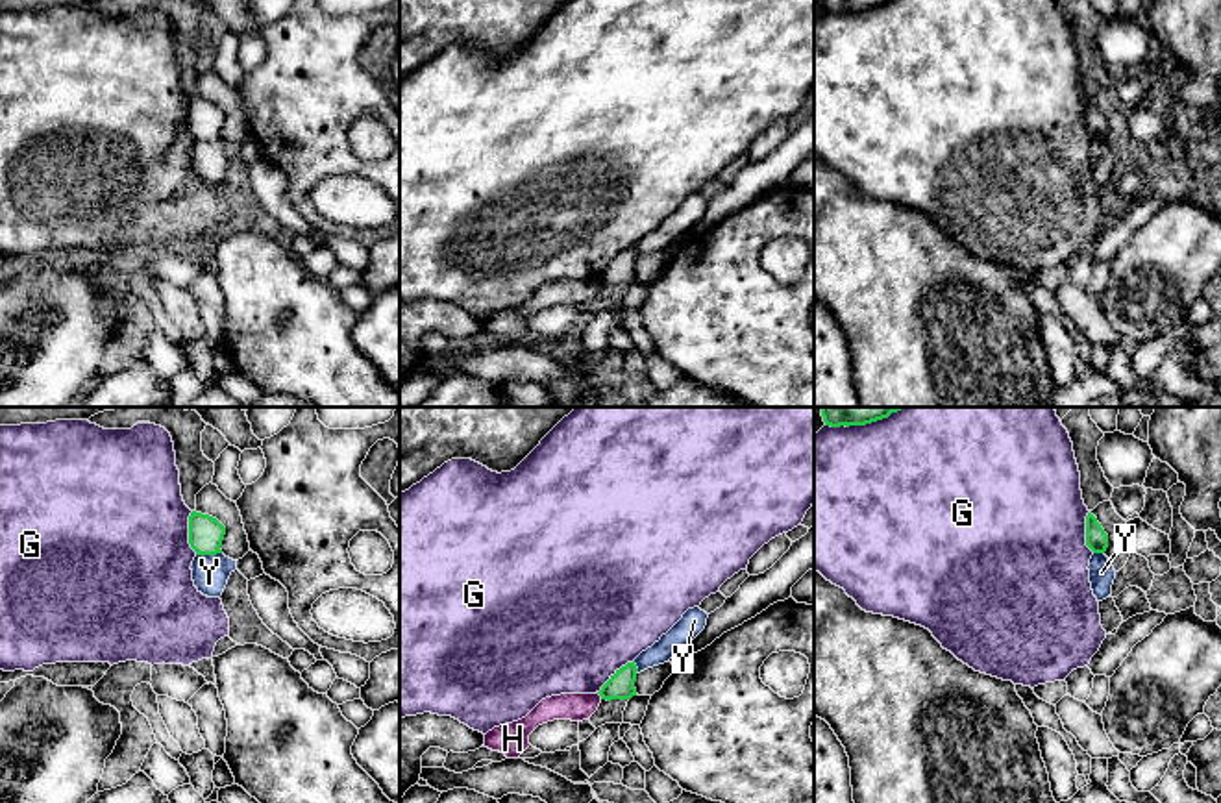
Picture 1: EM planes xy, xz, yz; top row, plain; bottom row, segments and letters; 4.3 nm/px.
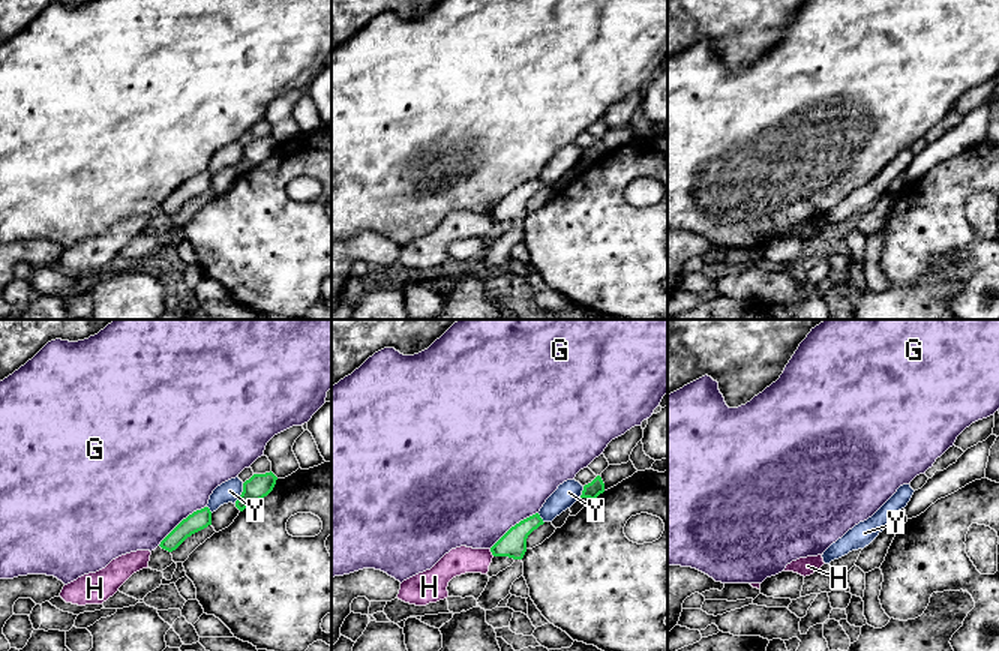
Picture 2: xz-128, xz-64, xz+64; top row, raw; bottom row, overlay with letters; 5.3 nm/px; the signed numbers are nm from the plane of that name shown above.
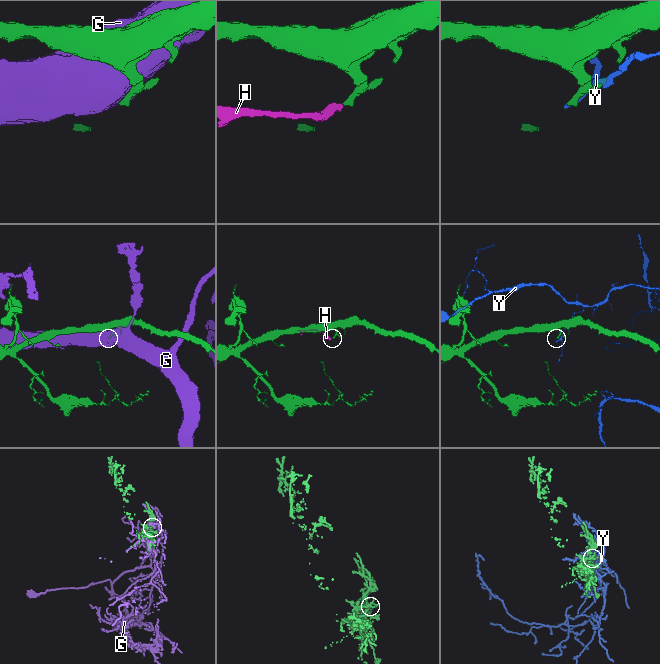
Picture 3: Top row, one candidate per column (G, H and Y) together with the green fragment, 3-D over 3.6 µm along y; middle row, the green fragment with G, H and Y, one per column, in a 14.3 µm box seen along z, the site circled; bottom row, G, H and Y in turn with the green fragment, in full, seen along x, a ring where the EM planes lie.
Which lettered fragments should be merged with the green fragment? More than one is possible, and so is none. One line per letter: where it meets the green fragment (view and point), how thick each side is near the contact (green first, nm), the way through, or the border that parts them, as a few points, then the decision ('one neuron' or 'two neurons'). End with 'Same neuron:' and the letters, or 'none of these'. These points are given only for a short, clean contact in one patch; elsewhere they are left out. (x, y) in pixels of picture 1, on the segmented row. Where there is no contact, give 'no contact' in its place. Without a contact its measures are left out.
G: xy (189, 533) | 160/500 nm | two neurons
H: xz (600, 694) | 120/120 nm | along xz (596, 692), (602, 698) | two neurons
Y: xy (208, 554) | 160/160 nm | two neurons
Same neuron: none of these

